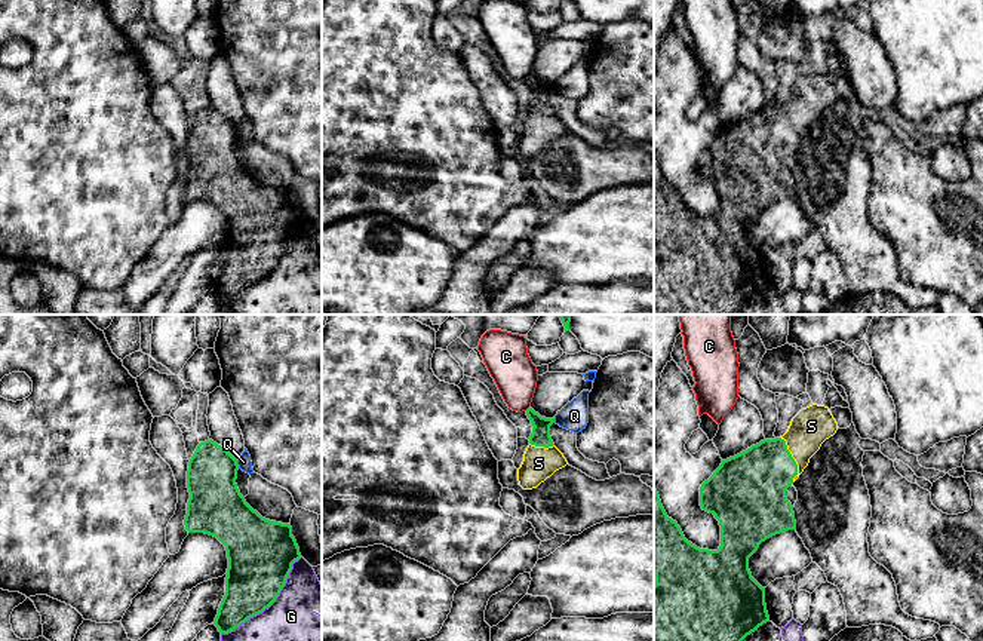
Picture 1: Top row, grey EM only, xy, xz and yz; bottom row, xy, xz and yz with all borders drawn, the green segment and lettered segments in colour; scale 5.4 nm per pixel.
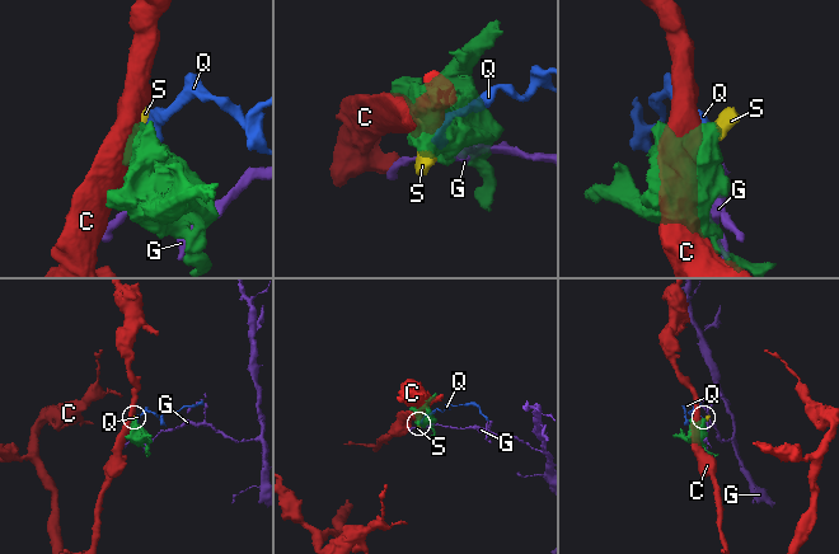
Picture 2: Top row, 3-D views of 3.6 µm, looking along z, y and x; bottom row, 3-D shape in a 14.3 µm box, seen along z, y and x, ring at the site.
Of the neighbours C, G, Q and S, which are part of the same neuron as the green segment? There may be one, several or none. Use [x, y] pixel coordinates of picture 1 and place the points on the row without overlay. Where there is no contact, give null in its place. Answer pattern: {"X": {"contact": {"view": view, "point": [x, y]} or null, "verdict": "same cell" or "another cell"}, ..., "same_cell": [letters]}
{"C": {"contact": null, "verdict": "another cell"}, "G": {"contact": {"view": "xy", "point": [270, 272]}, "verdict": "another cell"}, "Q": {"contact": {"view": "xy", "point": [237, 132]}, "verdict": "another cell"}, "S": {"contact": {"view": "yz", "point": [793, 126]}, "verdict": "same cell"}, "same_cell": ["S"]}

